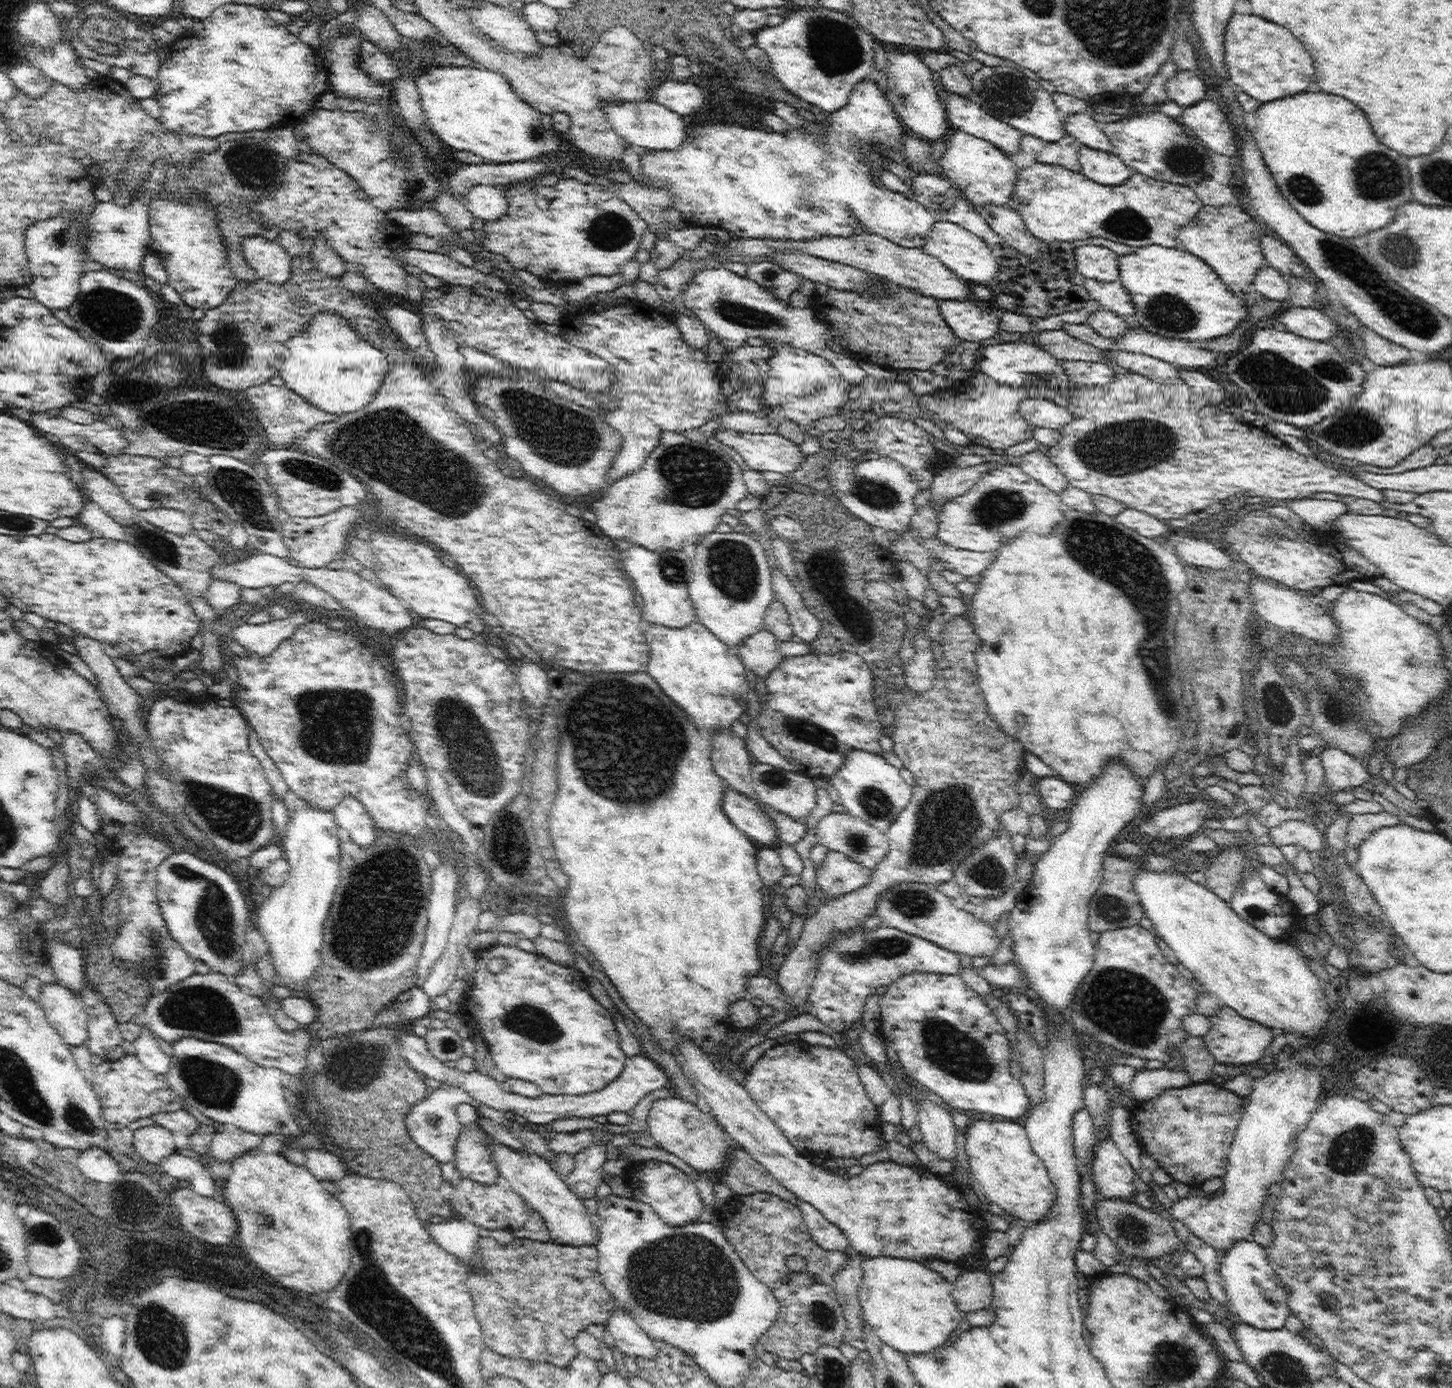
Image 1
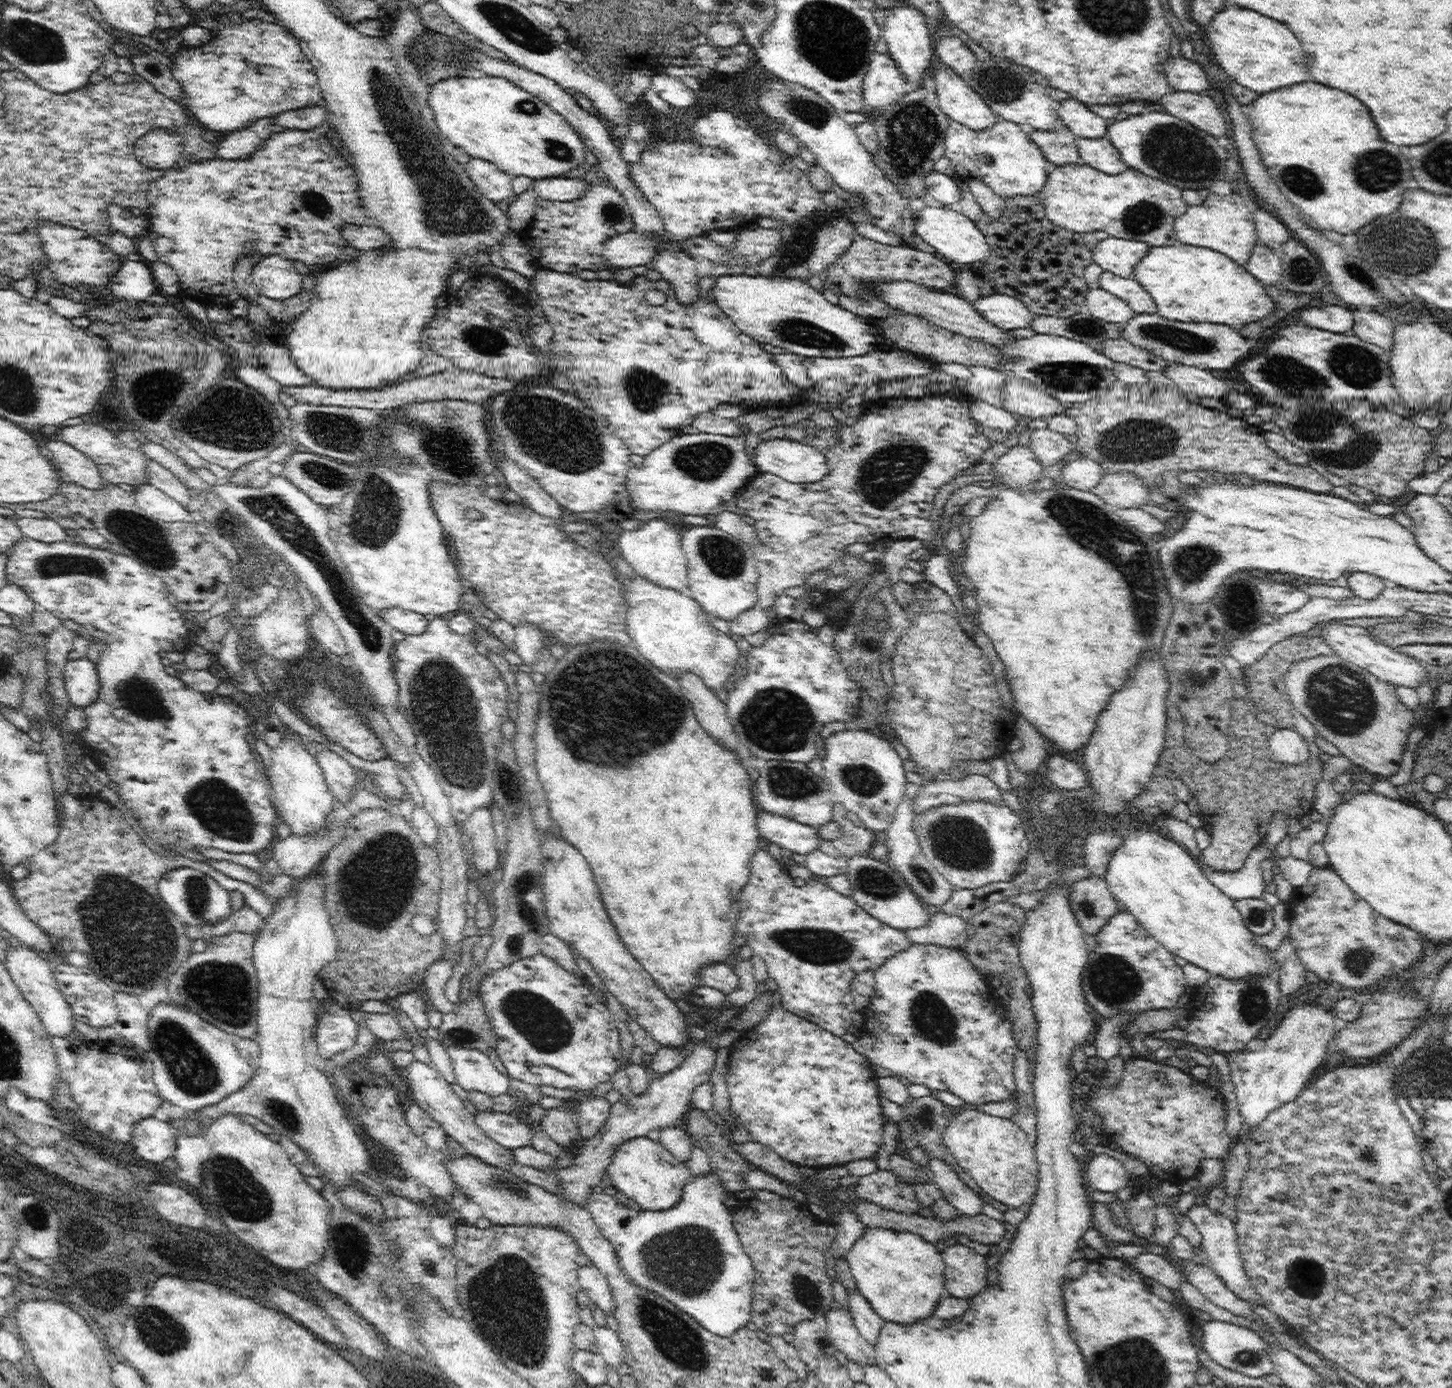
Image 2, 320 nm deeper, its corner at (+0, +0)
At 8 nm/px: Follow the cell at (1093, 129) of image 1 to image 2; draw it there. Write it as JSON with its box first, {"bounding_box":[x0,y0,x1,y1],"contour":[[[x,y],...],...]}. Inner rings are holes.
{"bounding_box":[1057,98,1109,139],"contour":[[[1075,98],[1062,101],[1057,113],[1059,124],[1068,127],[1078,139],[1101,139],[1108,135],[1109,123]]]}

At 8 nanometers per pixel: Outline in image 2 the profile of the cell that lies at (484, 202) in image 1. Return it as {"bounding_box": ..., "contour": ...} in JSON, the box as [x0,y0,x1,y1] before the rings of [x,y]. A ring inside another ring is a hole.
{"bounding_box":[464,157,517,204],"contour":[[[472,157],[464,169],[478,194],[489,202],[495,204],[517,196],[512,187],[514,176],[500,170],[494,163]]]}

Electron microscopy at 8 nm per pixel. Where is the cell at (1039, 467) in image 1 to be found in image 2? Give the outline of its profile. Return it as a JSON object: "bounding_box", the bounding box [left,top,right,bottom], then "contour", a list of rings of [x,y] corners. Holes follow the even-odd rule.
{"bounding_box":[1029,426,1072,470],"contour":[[[1046,426],[1030,435],[1029,450],[1042,470],[1058,464],[1064,456],[1071,452],[1072,439],[1050,431]]]}

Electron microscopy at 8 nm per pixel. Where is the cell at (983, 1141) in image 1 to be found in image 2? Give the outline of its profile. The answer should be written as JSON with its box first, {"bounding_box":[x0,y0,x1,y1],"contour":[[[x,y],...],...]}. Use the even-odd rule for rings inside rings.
{"bounding_box":[945,1109,1039,1209],"contour":[[[966,1109],[955,1116],[945,1132],[946,1146],[959,1165],[989,1194],[1009,1208],[1026,1209],[1039,1183],[1039,1164],[1035,1145],[1012,1119],[993,1117]]]}

